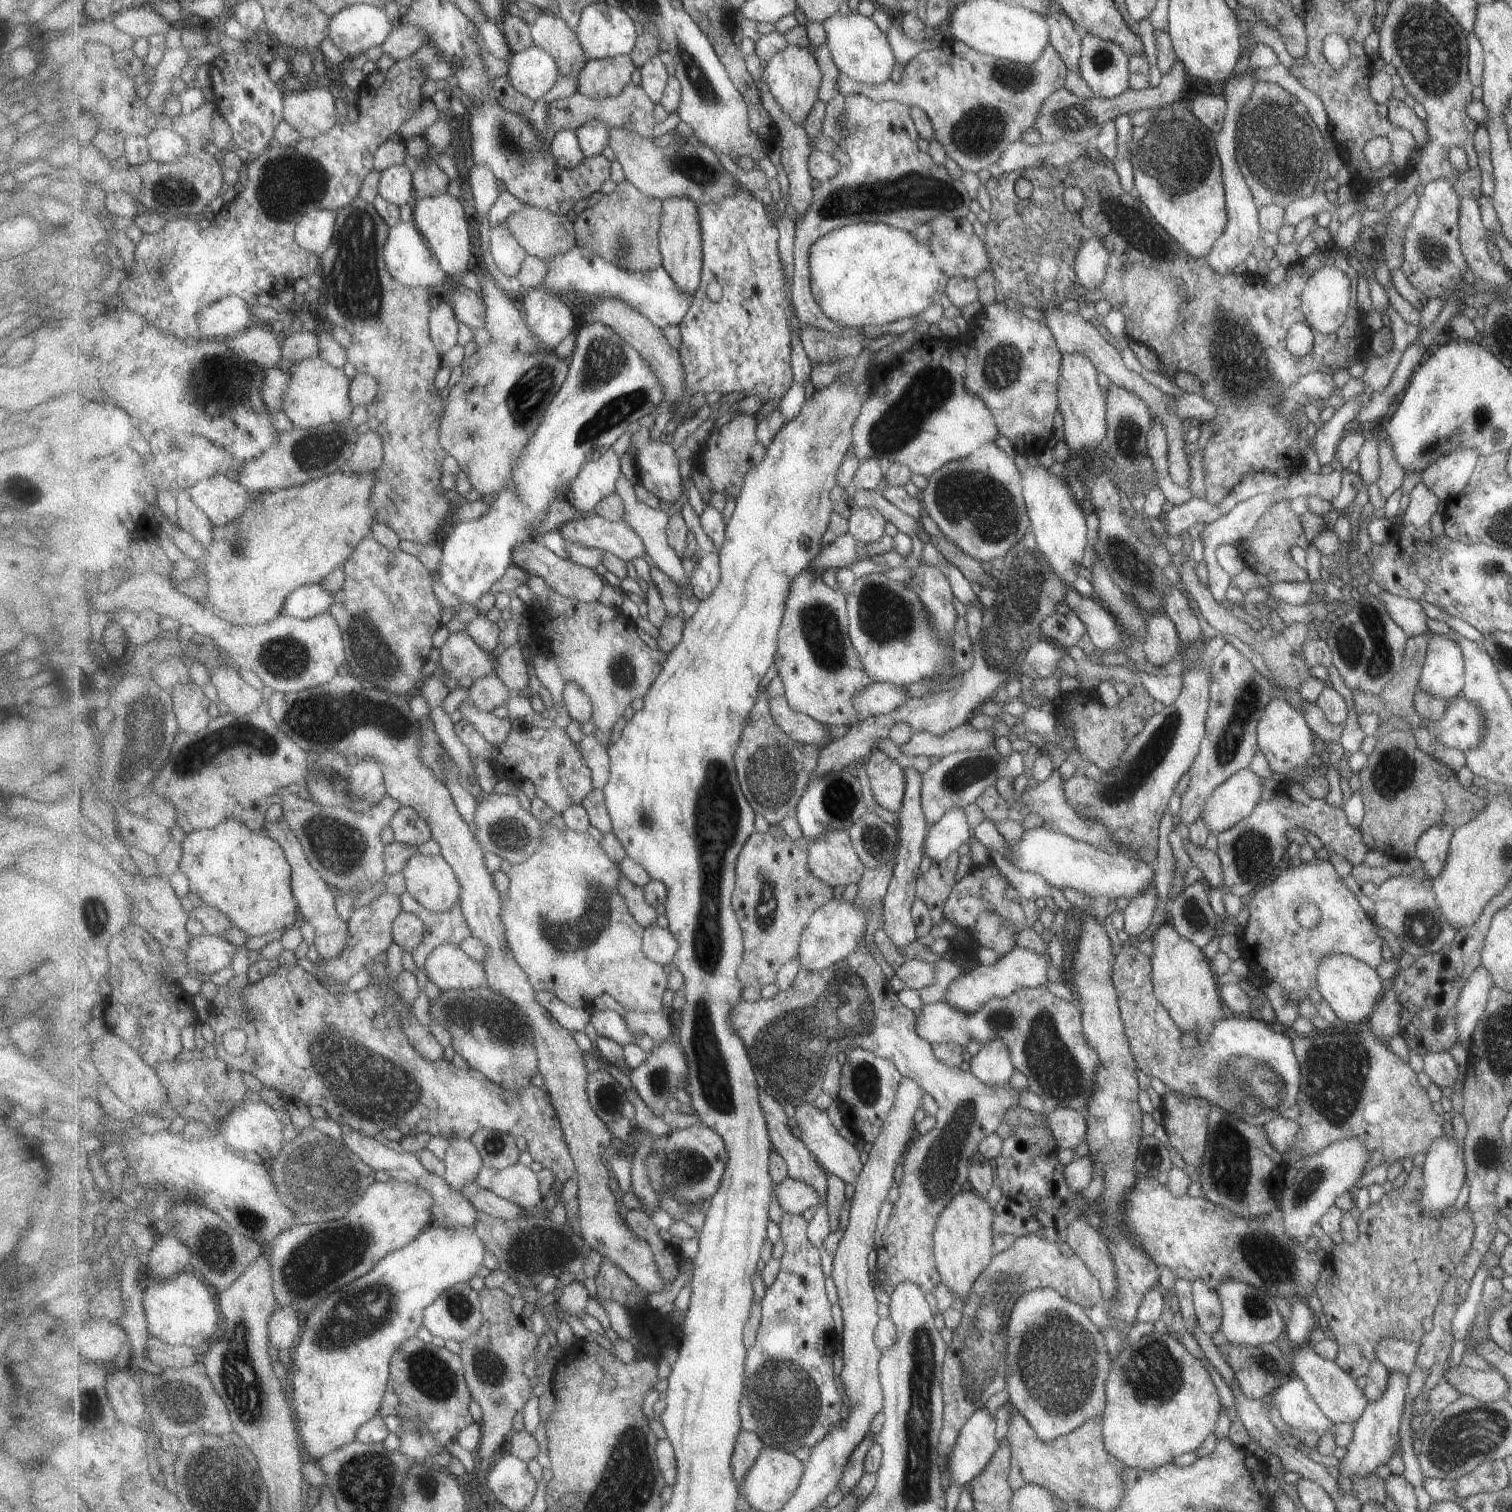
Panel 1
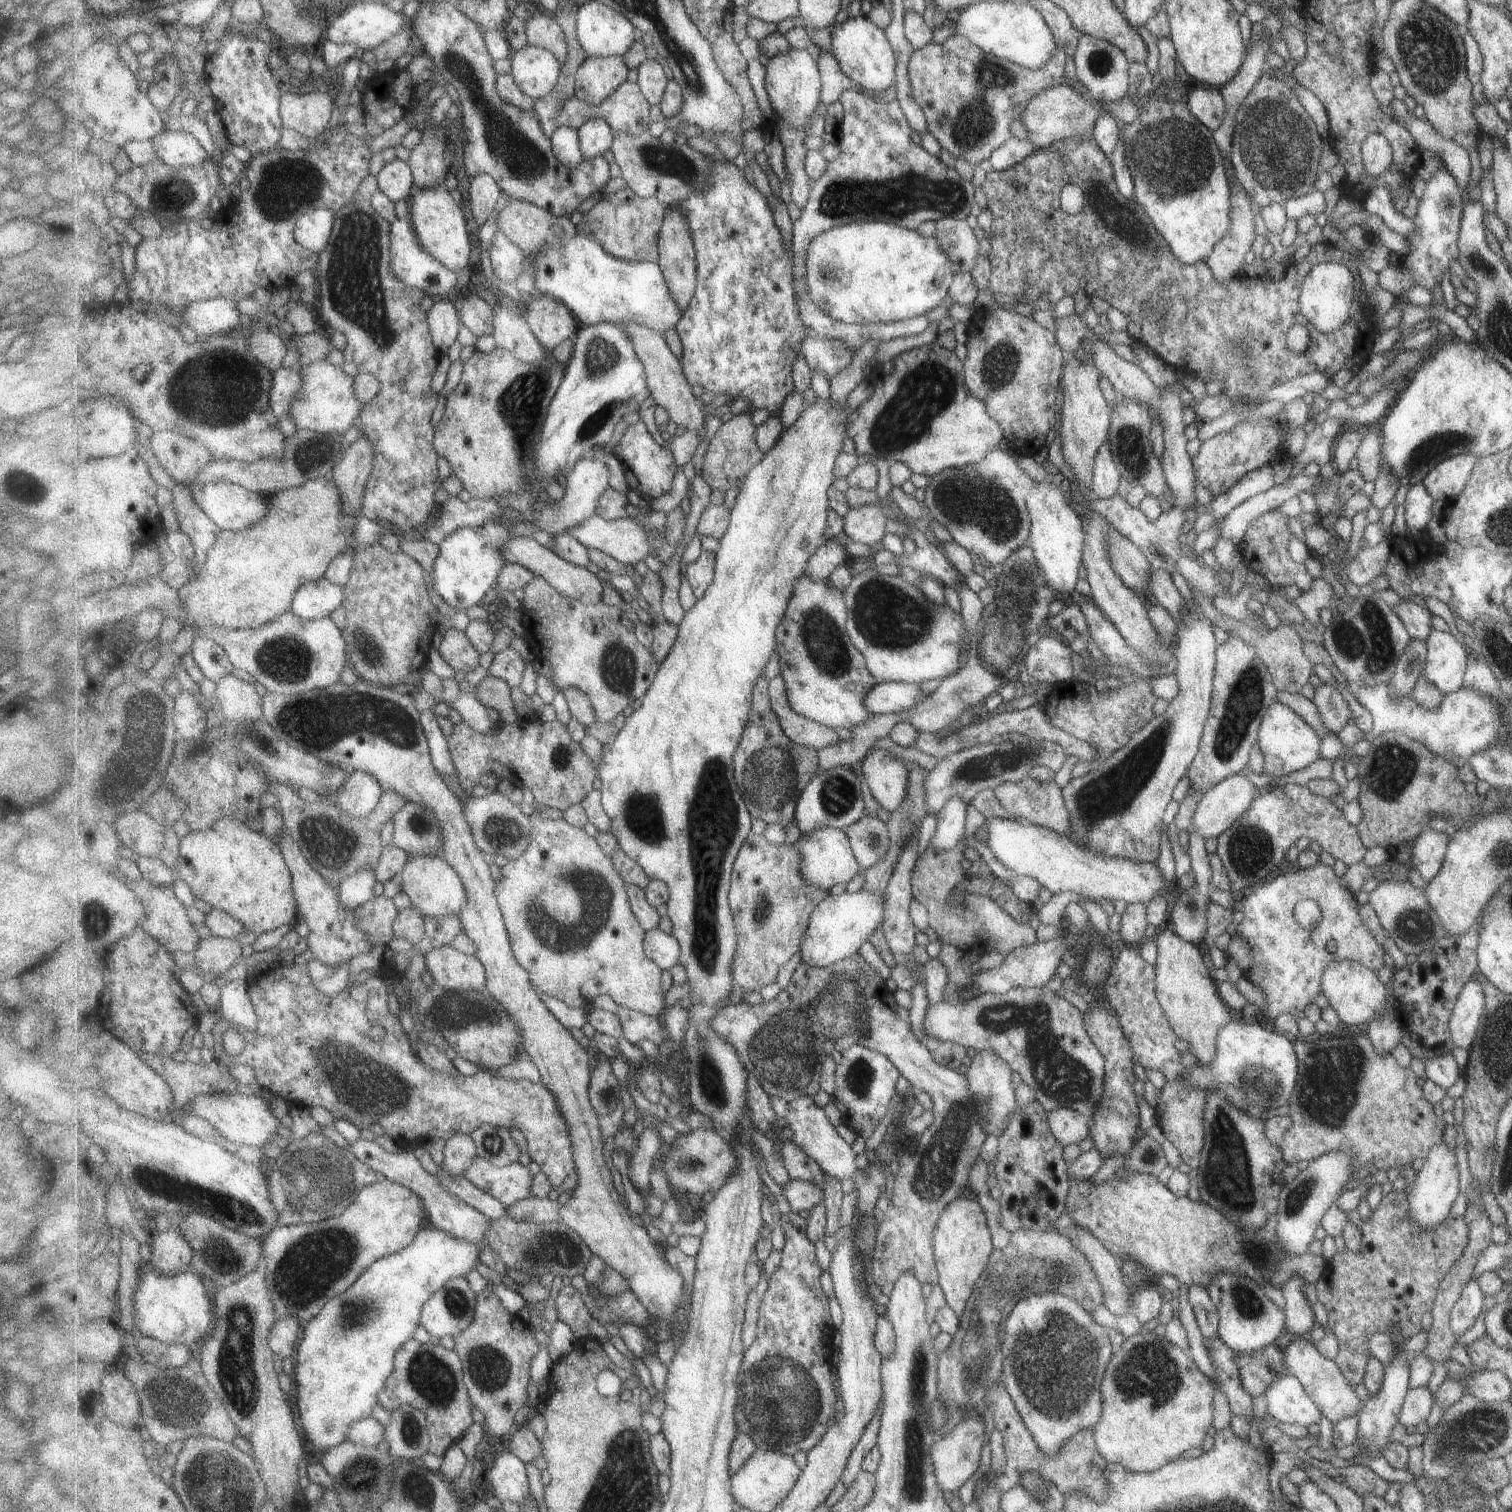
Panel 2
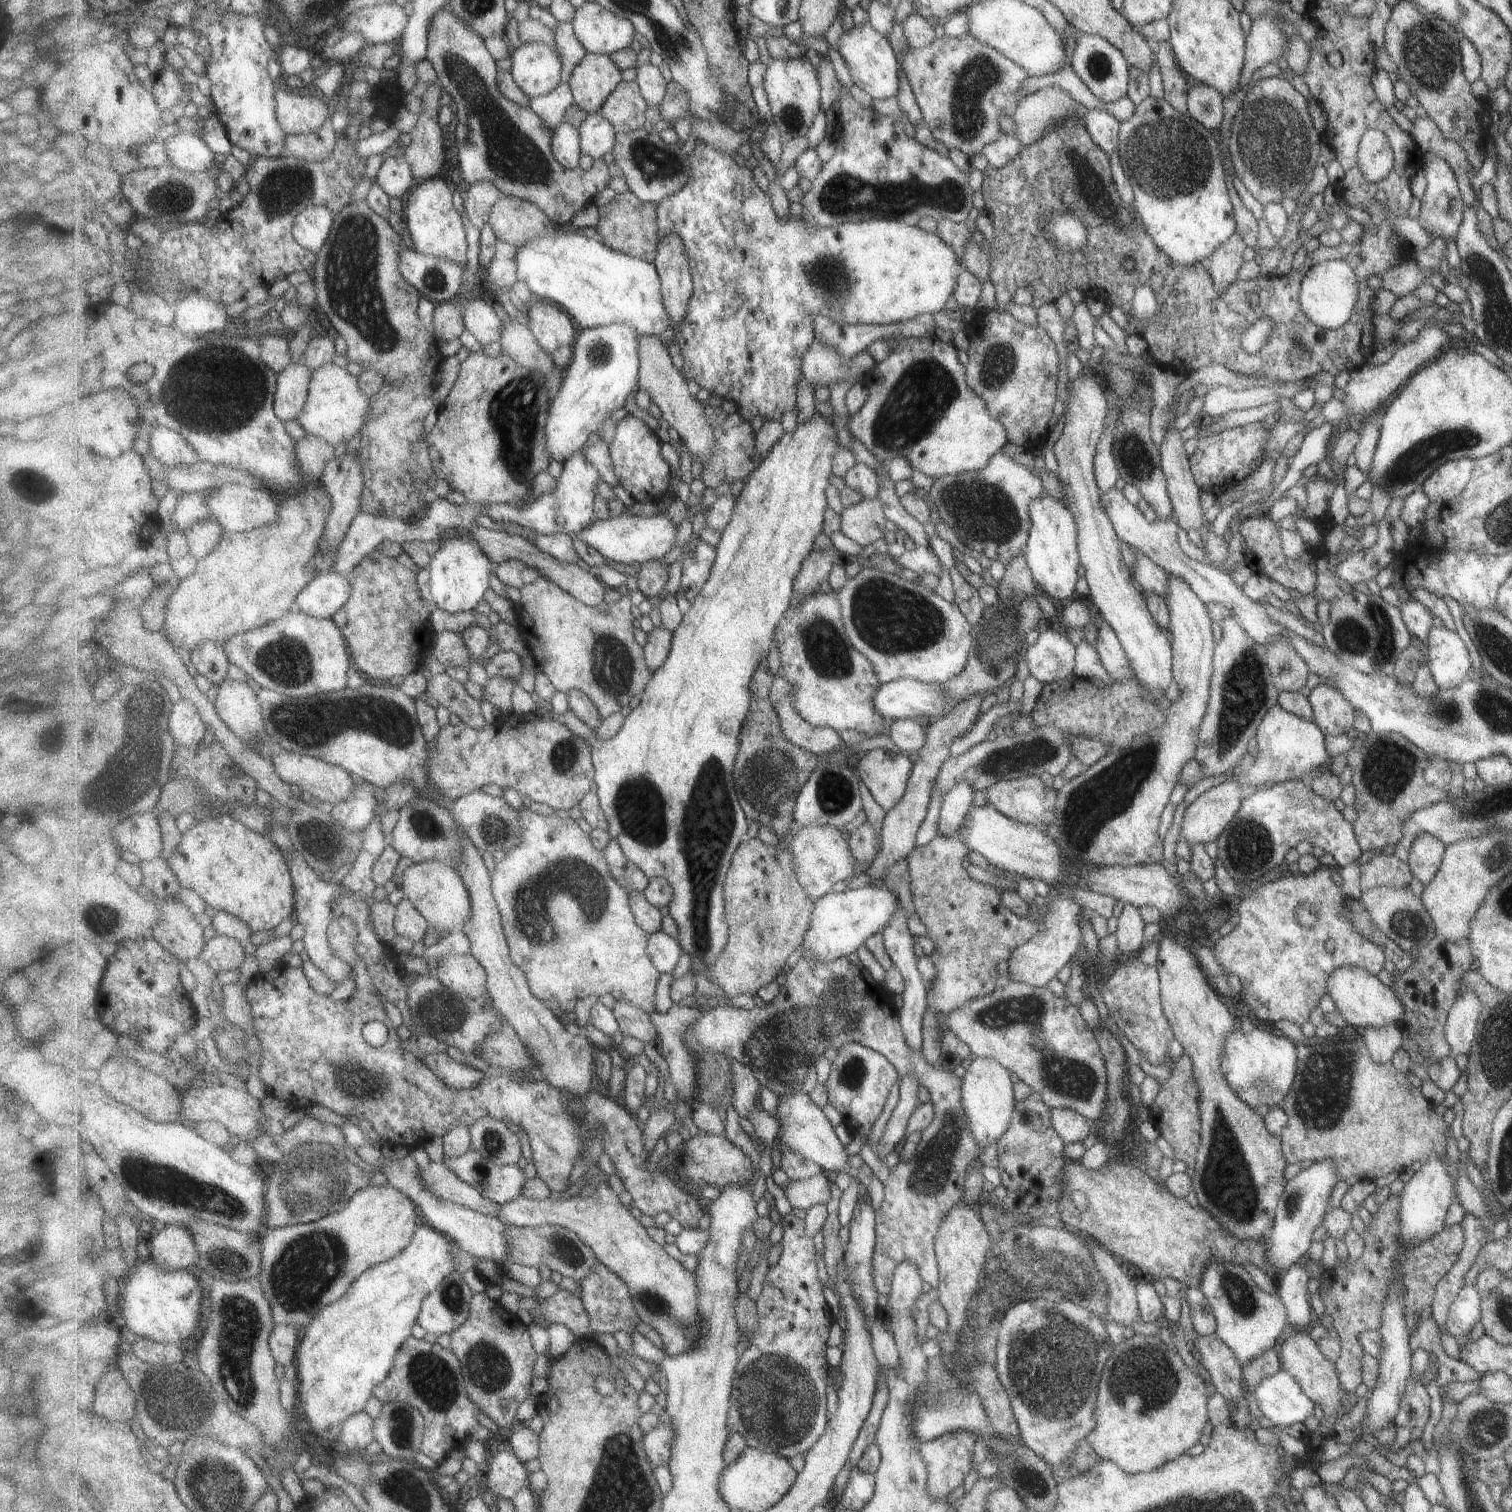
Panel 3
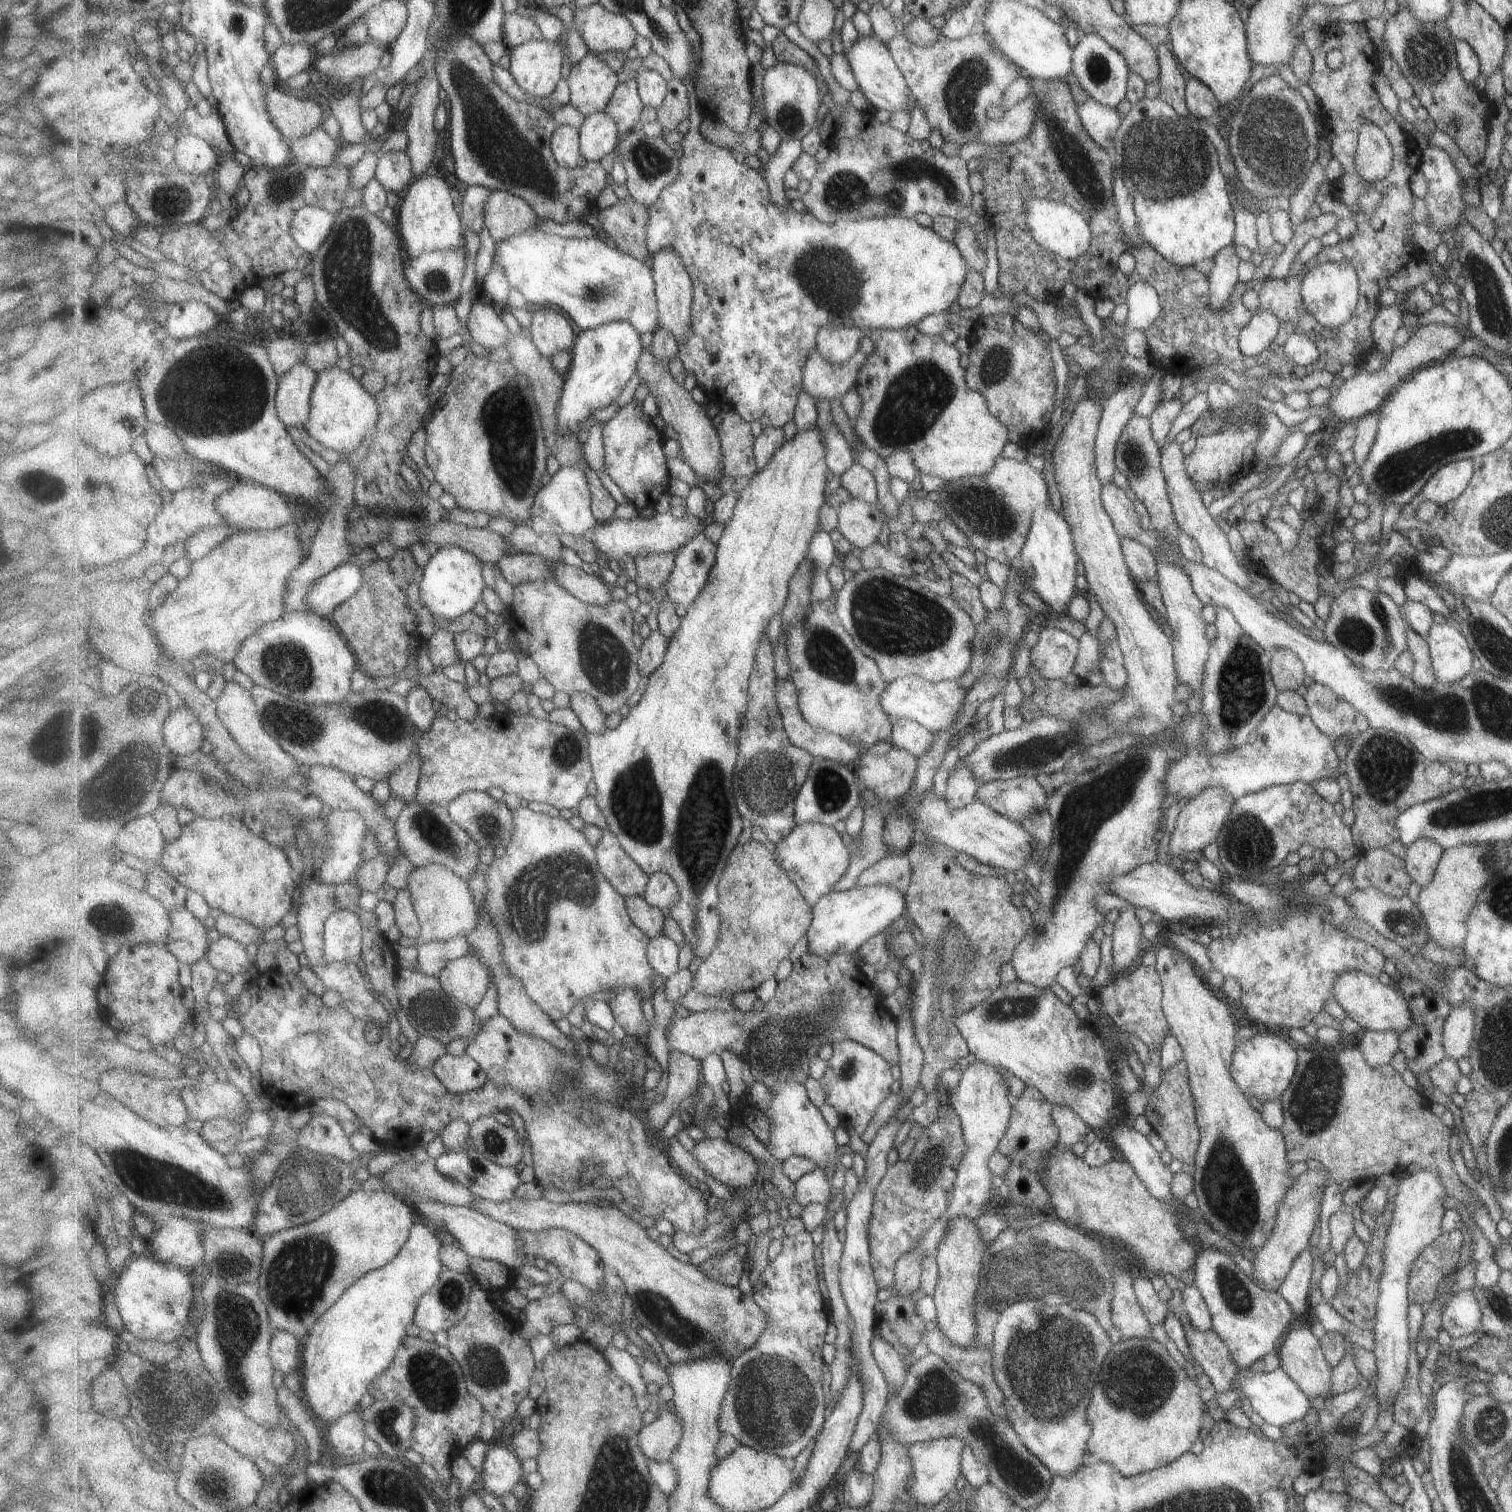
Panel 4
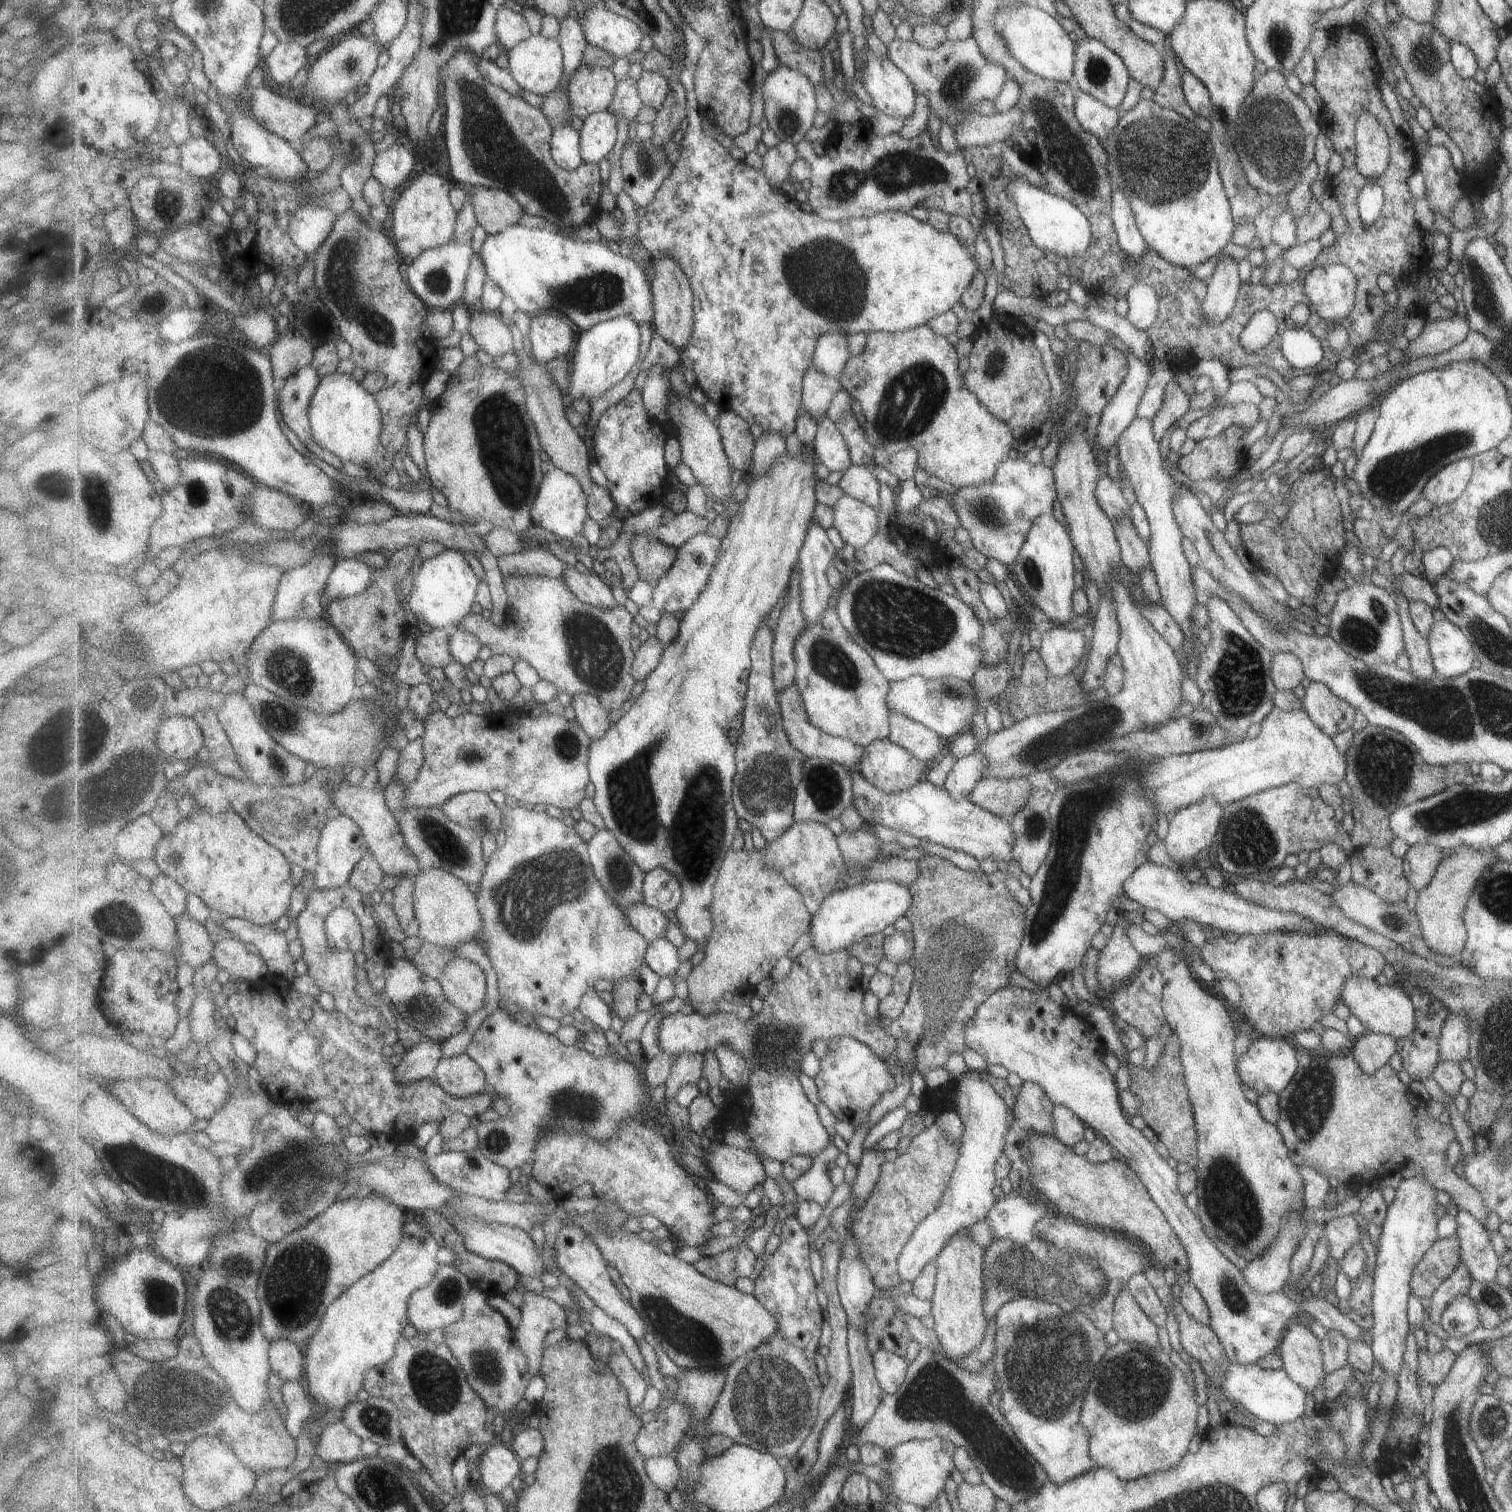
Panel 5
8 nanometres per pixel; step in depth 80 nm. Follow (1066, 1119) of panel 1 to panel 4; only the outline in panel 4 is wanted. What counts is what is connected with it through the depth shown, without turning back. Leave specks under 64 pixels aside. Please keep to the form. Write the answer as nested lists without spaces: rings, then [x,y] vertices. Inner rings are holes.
[[[1055,1105],[1050,1110],[1054,1127],[1058,1130],[1056,1146],[1068,1149],[1081,1141],[1090,1129],[1070,1108]]]

